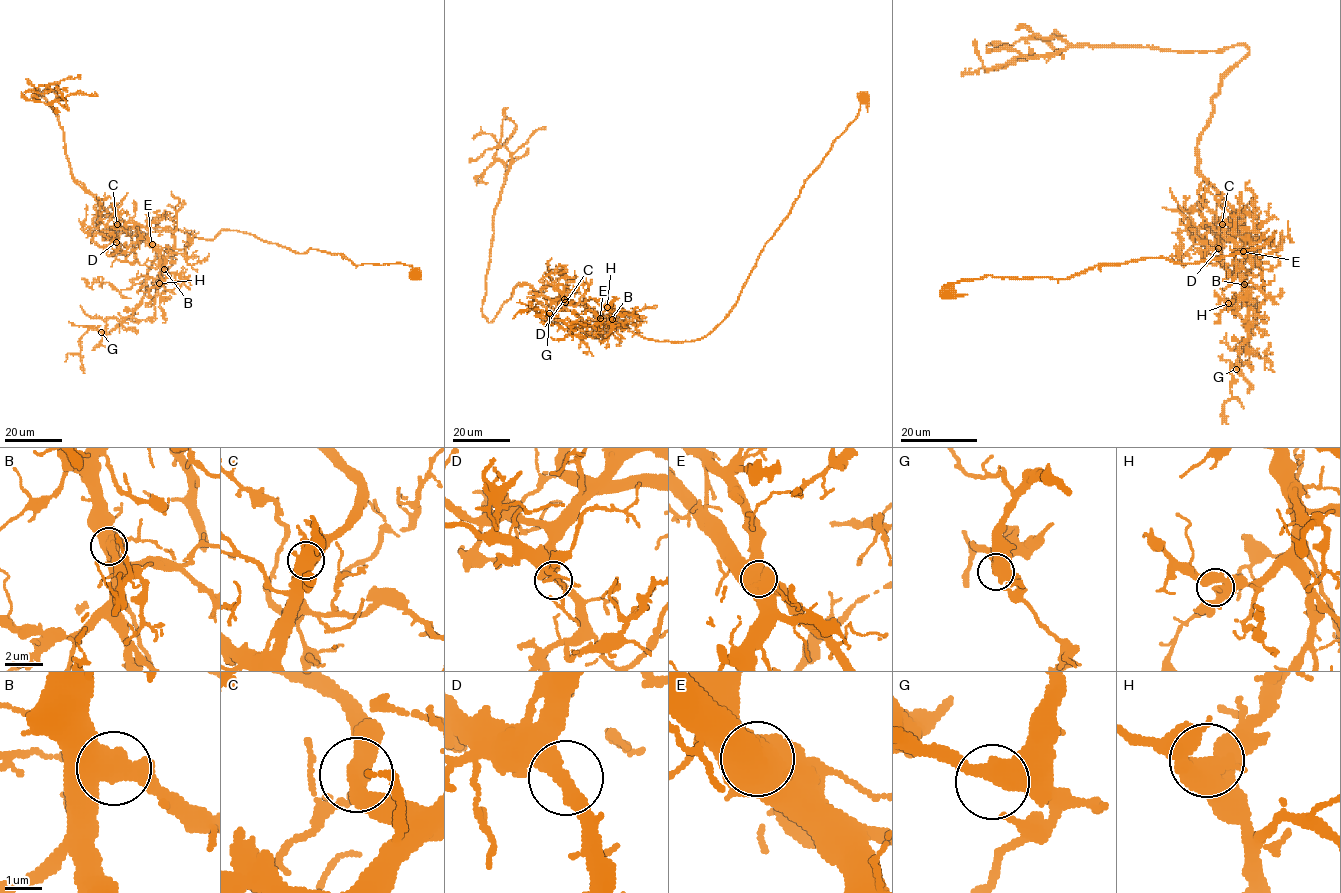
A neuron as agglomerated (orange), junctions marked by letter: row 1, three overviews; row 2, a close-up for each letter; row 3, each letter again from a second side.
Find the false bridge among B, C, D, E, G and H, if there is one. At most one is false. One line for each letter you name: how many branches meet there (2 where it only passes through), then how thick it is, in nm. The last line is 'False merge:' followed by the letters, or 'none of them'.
E: Branches: 2. Thickness 850 nm
False merge: E

